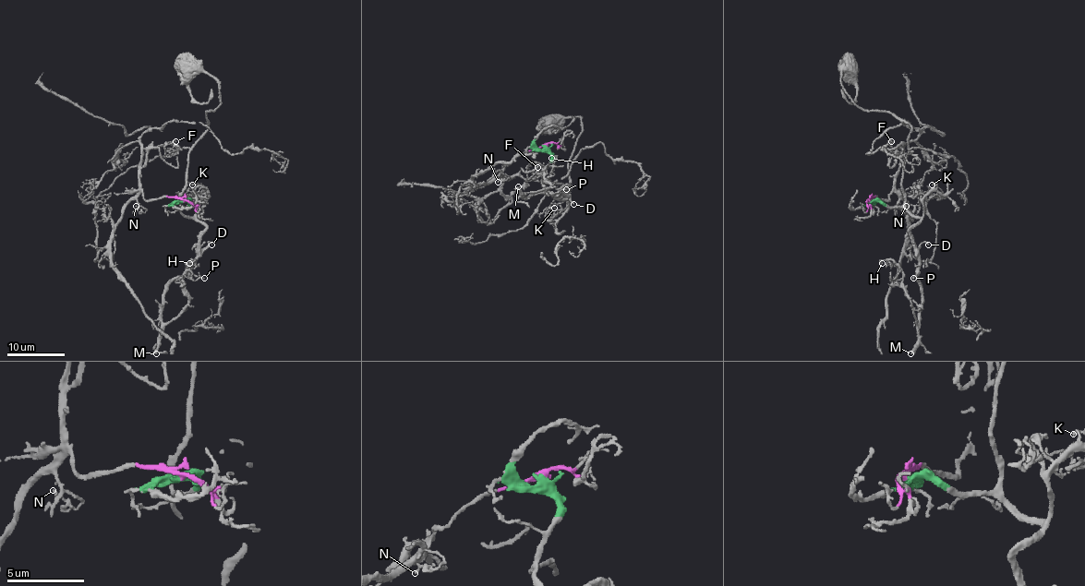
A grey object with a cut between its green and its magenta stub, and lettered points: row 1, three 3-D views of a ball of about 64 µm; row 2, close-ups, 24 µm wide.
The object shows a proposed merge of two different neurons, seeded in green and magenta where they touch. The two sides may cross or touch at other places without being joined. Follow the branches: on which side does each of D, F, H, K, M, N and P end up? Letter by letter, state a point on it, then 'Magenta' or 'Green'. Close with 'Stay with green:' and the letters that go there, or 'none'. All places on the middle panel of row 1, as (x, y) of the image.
D: Place: (573, 204). Green
F: Place: (537, 167). Magenta
H: Place: (551, 158). Green
K: Place: (554, 208). Green
M: Place: (518, 186). Green
N: Place: (498, 182). Magenta
P: Place: (566, 189). Green
Stay with green: D, H, K, M, P

